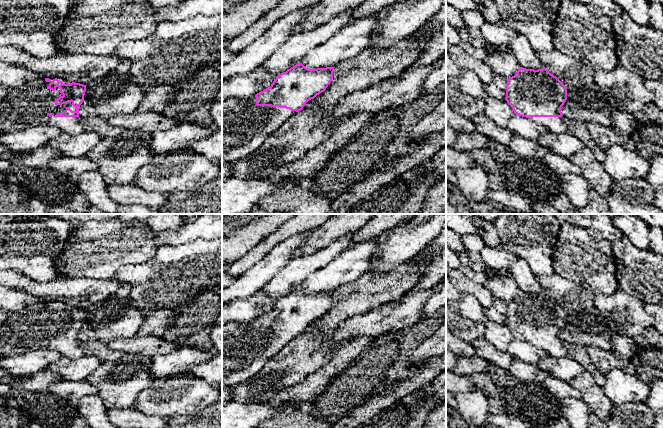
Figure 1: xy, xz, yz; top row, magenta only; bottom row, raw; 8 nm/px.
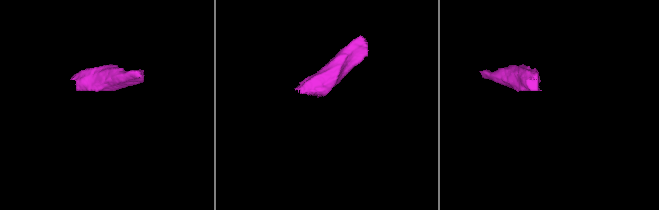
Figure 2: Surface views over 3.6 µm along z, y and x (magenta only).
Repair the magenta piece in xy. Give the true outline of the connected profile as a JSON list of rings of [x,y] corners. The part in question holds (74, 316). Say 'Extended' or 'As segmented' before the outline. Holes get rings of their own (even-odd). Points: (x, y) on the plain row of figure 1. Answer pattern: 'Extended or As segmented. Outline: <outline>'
Extended. Outline: [[[38,301],[35,304],[29,305],[22,309],[21,311],[15,312],[13,314],[10,314],[8,318],[5,320],[5,322],[0,326],[0,357],[9,357],[13,356],[14,354],[20,354],[23,352],[27,352],[30,350],[40,350],[40,349],[48,349],[48,350],[54,350],[56,352],[59,352],[62,357],[67,357],[70,359],[77,359],[79,357],[84,356],[82,347],[80,346],[83,342],[79,340],[79,332],[84,324],[84,319],[86,315],[86,309],[75,307],[73,305],[68,305],[66,303],[60,302],[60,301]]]

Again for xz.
Extended. Outline: [[[302,287],[281,297],[270,311],[249,322],[230,322],[222,325],[222,389],[236,388],[254,376],[267,361],[301,335],[307,327],[324,316],[333,303],[335,291],[308,293]]]

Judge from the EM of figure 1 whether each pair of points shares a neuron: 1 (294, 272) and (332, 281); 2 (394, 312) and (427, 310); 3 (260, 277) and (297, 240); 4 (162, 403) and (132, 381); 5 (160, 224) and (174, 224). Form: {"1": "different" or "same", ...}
{"1": "different", "2": "different", "3": "same", "4": "different", "5": "same"}

